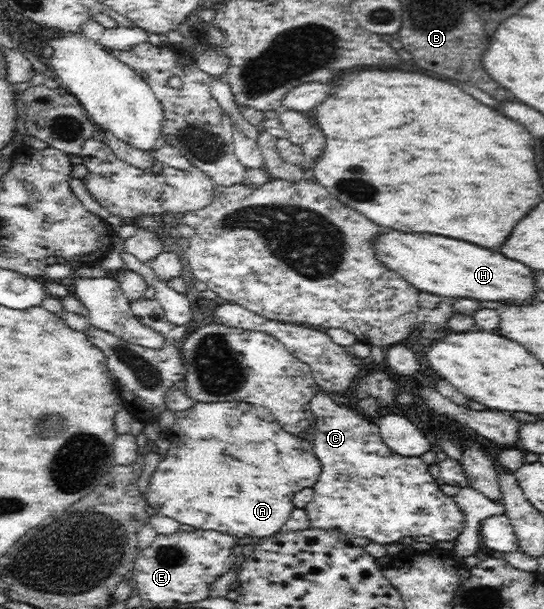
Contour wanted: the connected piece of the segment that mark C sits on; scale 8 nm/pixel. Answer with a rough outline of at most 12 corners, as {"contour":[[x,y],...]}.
{"contour":[[310,400],[311,528],[456,541],[465,516],[376,420]]}

